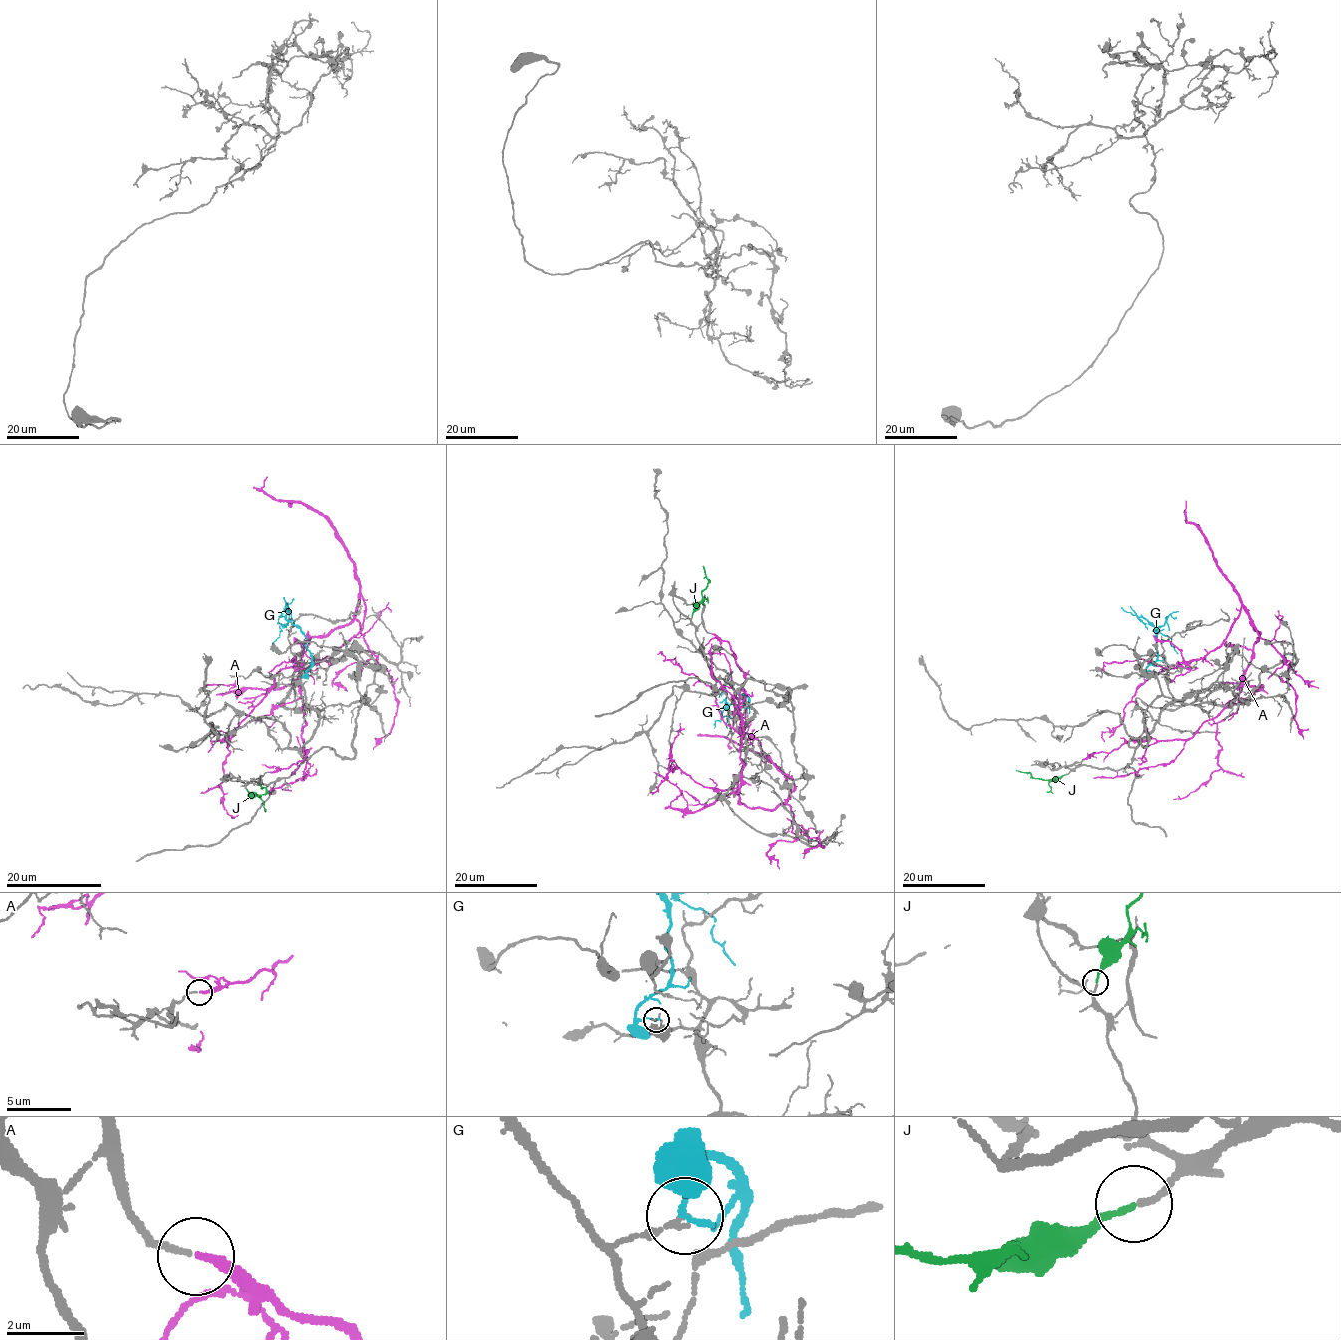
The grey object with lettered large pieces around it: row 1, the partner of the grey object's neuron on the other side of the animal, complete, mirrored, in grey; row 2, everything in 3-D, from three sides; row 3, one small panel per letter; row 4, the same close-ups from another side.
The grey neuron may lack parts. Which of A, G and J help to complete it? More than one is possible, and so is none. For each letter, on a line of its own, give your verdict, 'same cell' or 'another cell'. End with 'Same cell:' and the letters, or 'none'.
A: another cell
G: another cell
J: same cell
Same cell: J

